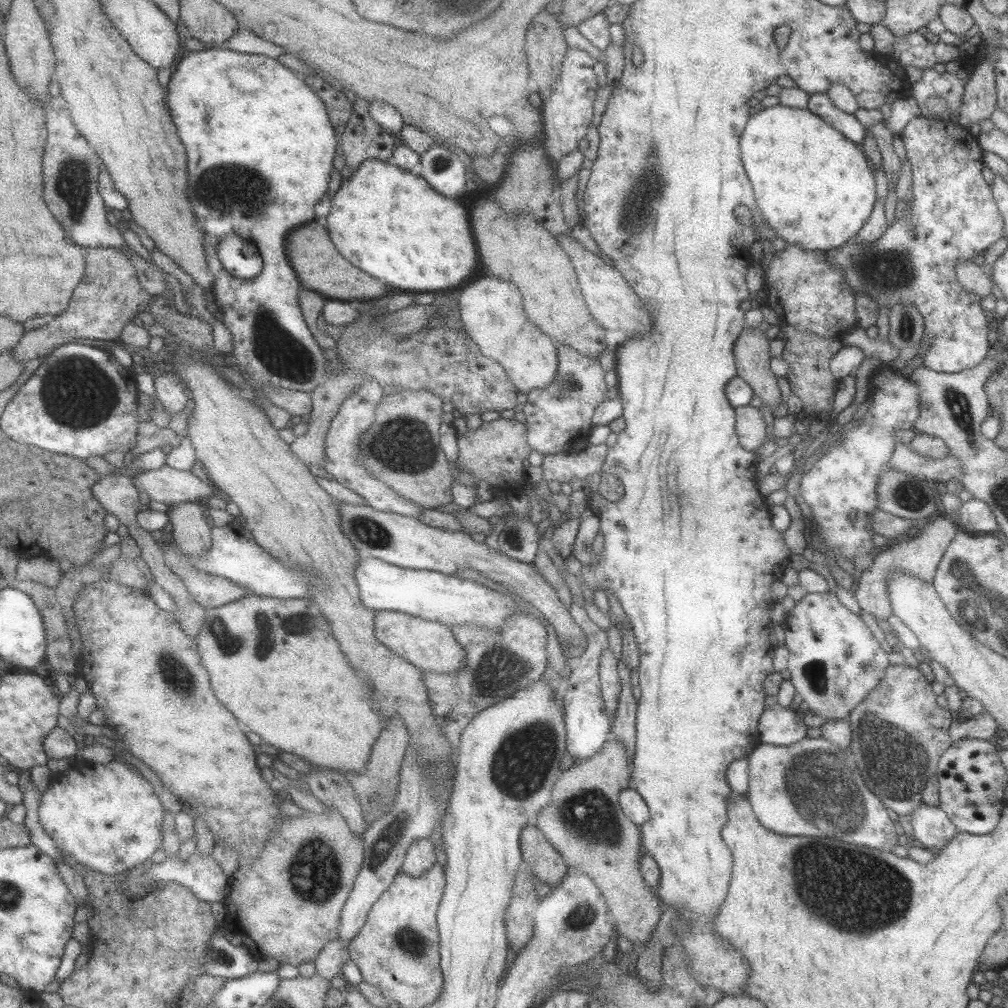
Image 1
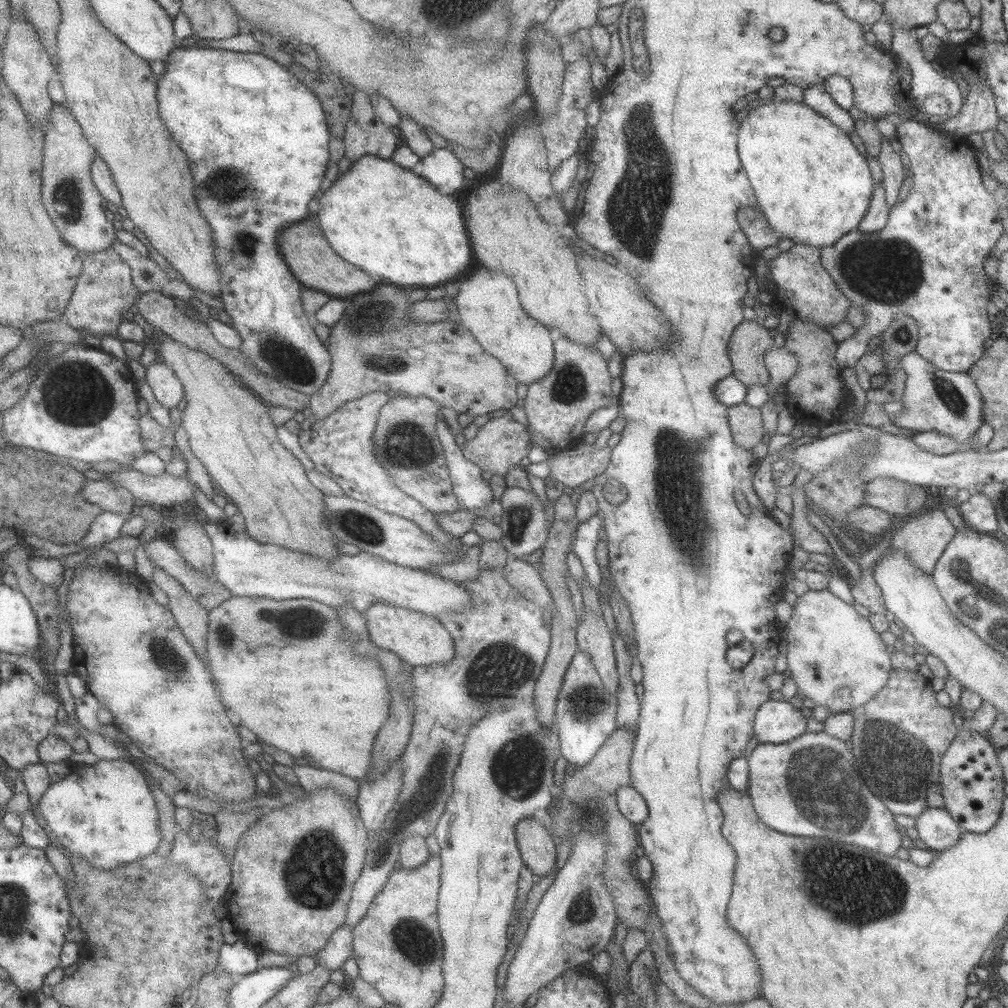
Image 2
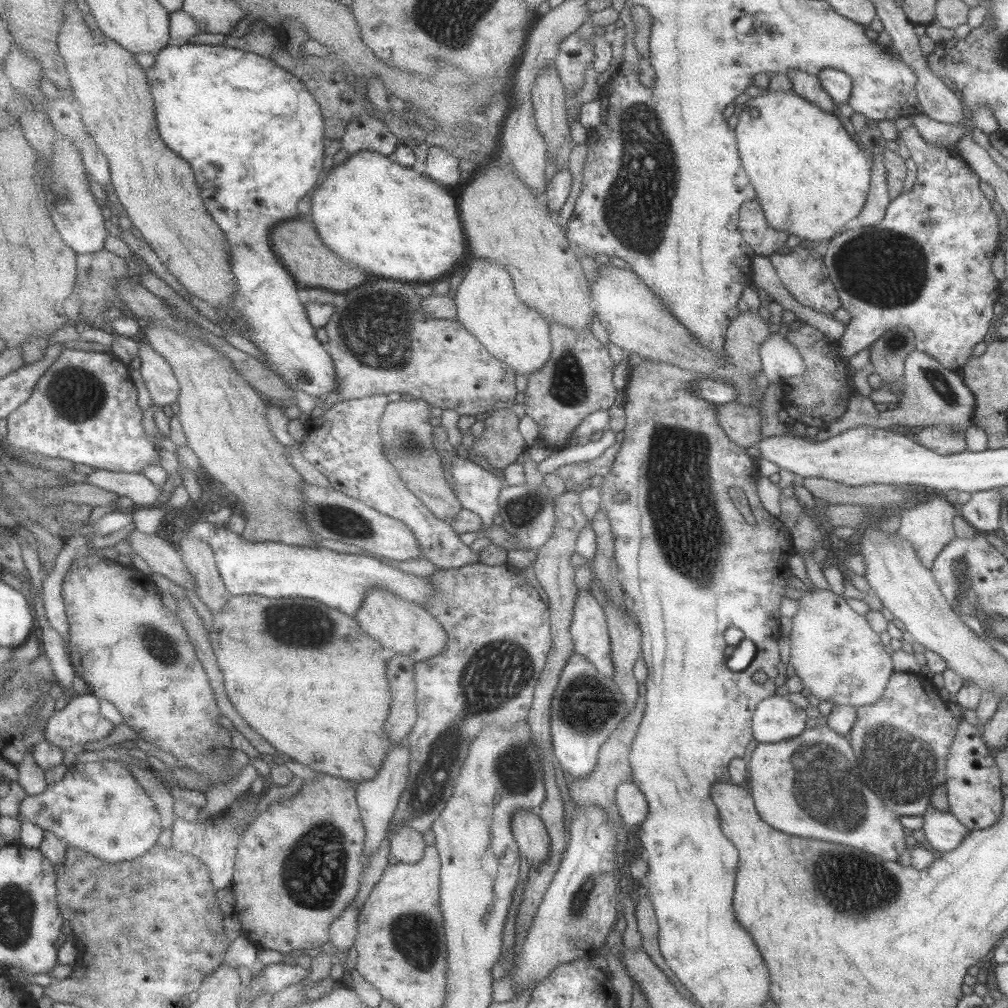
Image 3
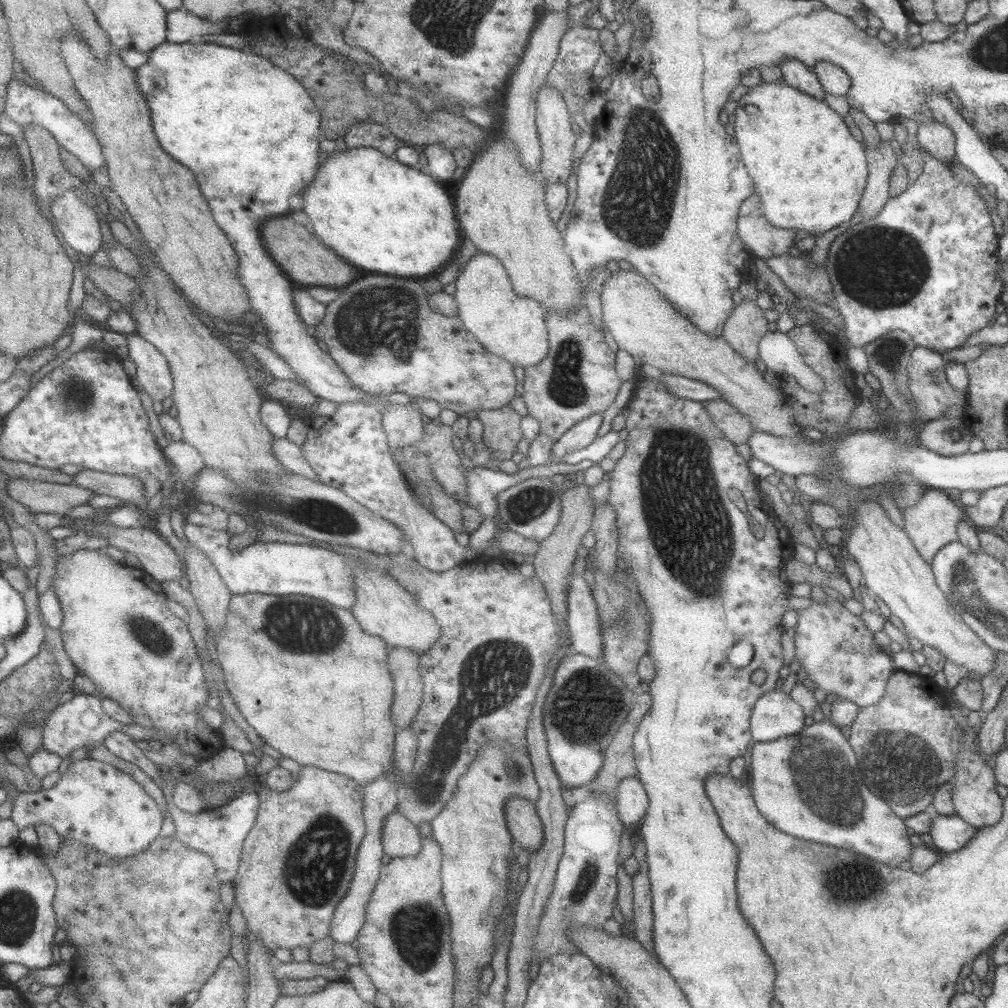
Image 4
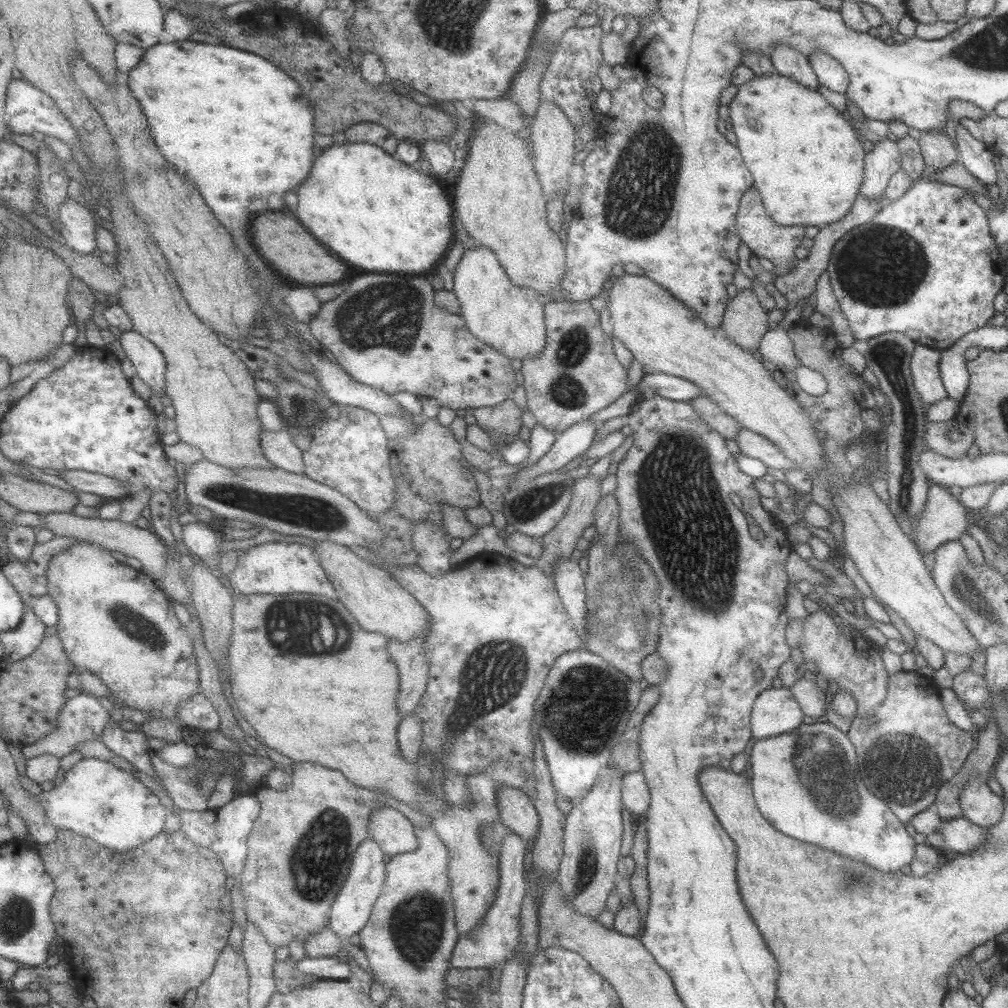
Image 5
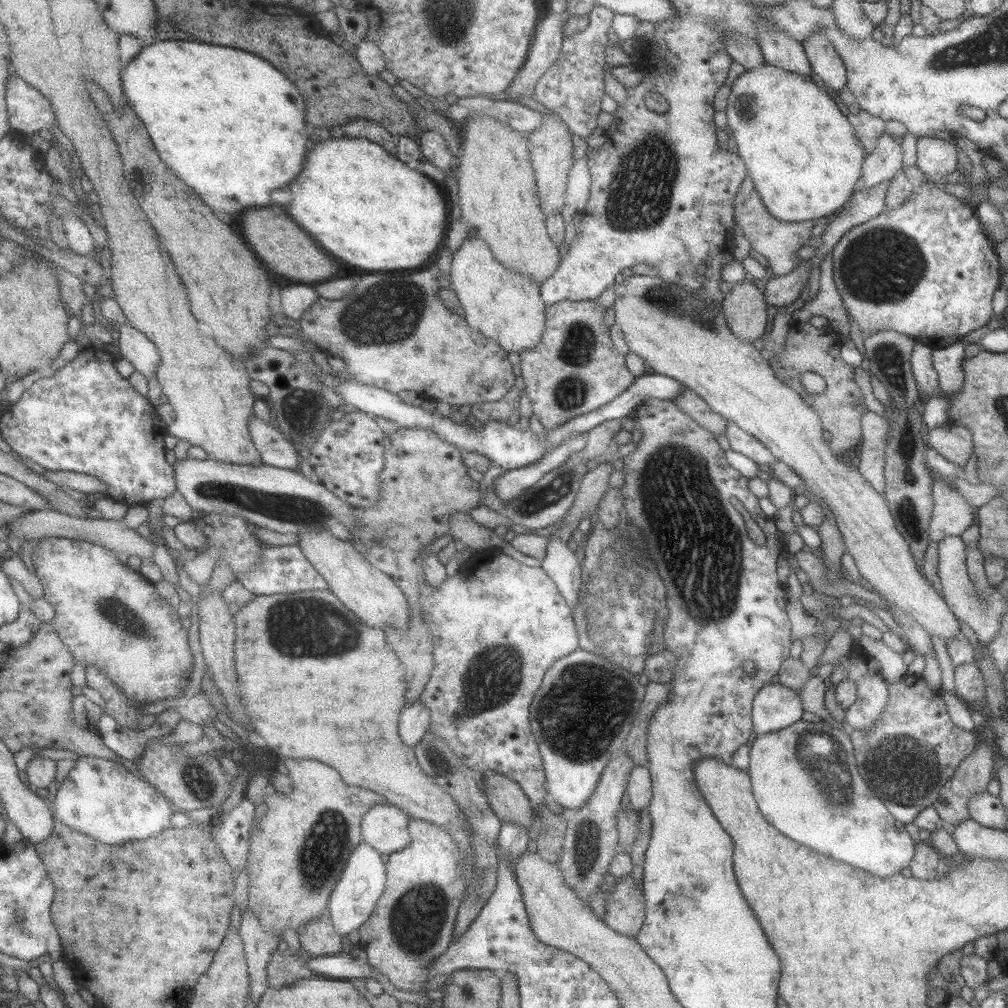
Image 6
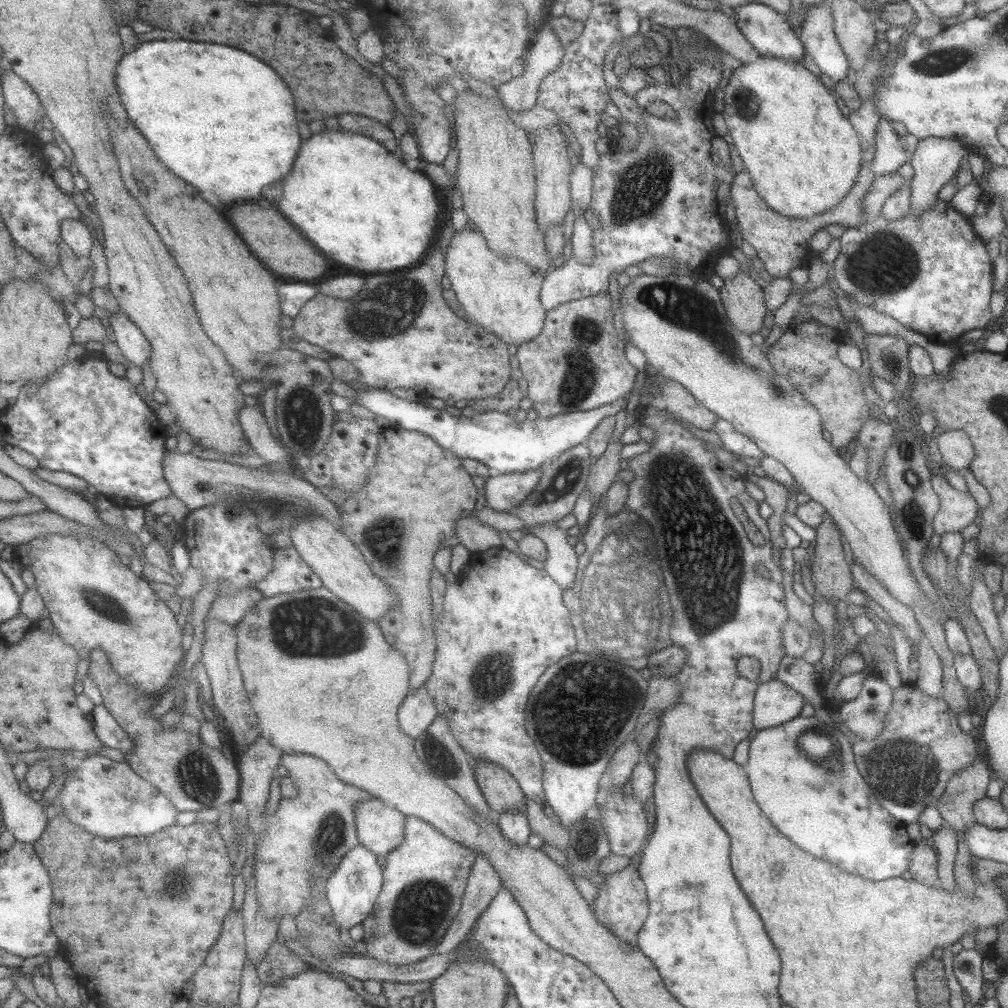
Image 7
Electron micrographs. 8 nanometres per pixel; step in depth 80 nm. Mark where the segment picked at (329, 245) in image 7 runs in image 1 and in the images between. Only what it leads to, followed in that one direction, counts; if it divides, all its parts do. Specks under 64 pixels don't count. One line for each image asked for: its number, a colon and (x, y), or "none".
1: (383, 219)
2: (384, 219)
3: (390, 220)
4: (376, 213)
5: (375, 212)
6: (365, 207)

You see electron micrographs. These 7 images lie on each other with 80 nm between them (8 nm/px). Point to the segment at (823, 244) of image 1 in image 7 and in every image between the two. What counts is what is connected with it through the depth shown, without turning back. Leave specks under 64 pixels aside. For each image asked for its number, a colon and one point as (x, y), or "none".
2: (812, 185)
3: (810, 177)
4: (809, 172)
5: (807, 164)
6: (802, 156)
7: (802, 154)

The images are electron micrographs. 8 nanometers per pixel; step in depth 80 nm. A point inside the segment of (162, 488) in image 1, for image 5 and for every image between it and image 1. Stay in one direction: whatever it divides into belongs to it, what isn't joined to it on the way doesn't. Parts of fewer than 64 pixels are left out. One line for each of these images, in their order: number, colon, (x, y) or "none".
2: (163, 491)
3: (140, 490)
4: (128, 489)
5: (104, 486)

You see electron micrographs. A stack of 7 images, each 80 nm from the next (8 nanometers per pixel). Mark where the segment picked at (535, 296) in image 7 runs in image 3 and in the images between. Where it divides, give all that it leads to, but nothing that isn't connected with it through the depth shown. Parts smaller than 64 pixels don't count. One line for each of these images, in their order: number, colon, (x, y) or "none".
3: (486, 305)
4: (511, 326)
5: (509, 318)
6: (505, 306)

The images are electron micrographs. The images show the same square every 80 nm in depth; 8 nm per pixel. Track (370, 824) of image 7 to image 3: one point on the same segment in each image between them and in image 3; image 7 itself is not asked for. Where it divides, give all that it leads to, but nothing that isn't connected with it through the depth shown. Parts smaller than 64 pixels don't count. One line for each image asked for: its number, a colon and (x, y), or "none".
3: (405, 844)
4: (399, 838)
5: (391, 830)
6: (384, 827)

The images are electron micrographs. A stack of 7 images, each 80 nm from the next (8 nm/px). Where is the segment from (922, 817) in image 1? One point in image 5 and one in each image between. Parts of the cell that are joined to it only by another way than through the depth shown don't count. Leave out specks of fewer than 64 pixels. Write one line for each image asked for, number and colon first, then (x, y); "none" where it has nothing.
2: (938, 830)
3: (943, 832)
4: (949, 833)
5: (960, 835)

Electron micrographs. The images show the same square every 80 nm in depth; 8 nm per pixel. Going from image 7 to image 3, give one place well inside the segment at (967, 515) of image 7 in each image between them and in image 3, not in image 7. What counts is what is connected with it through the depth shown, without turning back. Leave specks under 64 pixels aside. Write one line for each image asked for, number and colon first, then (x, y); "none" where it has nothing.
3: (927, 525)
4: (932, 523)
5: (943, 518)
6: (951, 515)

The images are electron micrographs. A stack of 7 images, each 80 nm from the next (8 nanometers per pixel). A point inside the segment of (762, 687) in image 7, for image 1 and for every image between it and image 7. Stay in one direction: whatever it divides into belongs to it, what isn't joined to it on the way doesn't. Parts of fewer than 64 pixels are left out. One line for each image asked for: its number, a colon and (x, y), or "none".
1: (778, 725)
2: (776, 721)
3: (775, 718)
4: (775, 714)
5: (774, 711)
6: (774, 706)

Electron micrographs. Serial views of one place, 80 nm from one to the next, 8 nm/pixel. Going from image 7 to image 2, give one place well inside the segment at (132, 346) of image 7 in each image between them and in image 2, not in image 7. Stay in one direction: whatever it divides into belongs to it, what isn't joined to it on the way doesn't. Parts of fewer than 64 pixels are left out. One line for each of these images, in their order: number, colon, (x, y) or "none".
2: (167, 390)
3: (157, 375)
4: (152, 372)
5: (149, 362)
6: (135, 347)

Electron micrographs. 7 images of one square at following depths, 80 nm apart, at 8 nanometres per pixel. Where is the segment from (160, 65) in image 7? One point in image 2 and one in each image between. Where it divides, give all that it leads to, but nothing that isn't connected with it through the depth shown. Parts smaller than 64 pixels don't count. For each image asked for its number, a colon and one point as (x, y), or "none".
2: (257, 137)
3: (254, 135)
4: (249, 130)
5: (236, 125)
6: (233, 126)

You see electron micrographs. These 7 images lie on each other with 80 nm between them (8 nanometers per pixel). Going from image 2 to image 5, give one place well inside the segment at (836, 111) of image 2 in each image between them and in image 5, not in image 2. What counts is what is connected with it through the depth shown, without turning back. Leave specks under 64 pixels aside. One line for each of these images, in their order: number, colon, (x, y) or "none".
3: (807, 86)
4: (794, 73)
5: (786, 60)

